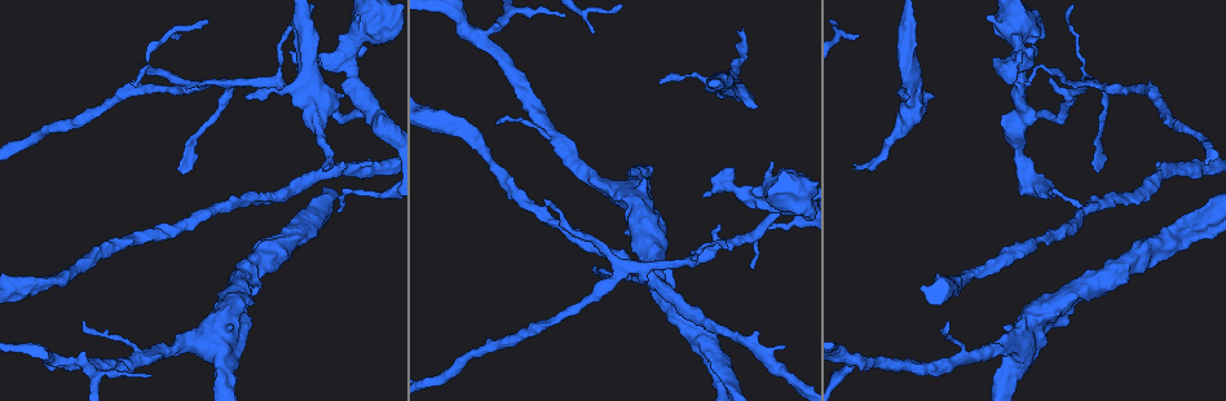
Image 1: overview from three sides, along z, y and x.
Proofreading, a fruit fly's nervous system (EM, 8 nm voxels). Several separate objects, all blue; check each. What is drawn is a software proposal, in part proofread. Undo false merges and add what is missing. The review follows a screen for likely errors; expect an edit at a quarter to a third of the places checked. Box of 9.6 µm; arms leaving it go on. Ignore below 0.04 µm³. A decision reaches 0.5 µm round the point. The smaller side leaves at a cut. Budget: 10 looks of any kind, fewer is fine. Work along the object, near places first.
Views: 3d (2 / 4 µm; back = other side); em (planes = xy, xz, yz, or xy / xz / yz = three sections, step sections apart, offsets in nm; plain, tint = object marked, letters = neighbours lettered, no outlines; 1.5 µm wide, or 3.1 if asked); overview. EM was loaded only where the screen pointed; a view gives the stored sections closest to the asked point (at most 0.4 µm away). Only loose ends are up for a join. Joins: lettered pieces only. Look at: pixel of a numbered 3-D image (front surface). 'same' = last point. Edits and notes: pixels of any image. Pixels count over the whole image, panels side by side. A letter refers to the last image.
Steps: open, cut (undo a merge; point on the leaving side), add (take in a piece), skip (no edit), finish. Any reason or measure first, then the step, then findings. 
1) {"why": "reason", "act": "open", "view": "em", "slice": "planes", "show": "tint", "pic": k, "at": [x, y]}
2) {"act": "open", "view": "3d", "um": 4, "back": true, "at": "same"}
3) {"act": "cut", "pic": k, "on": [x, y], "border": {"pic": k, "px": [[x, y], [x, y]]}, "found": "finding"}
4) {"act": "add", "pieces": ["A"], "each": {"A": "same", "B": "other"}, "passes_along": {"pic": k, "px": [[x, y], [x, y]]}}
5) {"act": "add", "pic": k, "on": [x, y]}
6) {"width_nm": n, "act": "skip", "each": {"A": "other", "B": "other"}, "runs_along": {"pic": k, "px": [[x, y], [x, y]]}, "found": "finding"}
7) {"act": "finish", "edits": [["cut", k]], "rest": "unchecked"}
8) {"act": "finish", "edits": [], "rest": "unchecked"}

{"why": "tapers out", "act": "open", "view": "3d", "um": 2, "back": true, "pic": 1, "at": [1026, 84]}

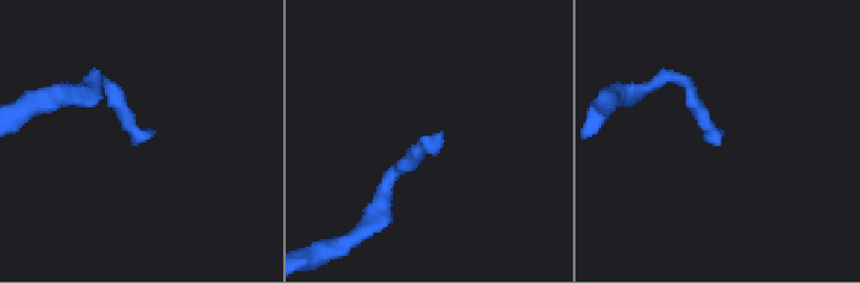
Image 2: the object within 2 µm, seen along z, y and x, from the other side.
{"act": "open", "view": "em", "slice": "yz", "step": 4, "show": "tint", "pic": 2, "at": [726, 131]}

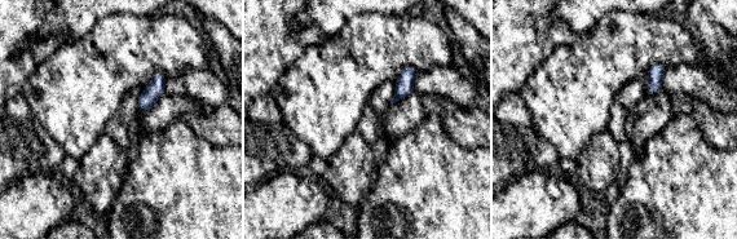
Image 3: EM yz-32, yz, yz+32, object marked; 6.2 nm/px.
{"act": "open", "view": "em", "slice": "planes", "show": "letters", "at": "same"}

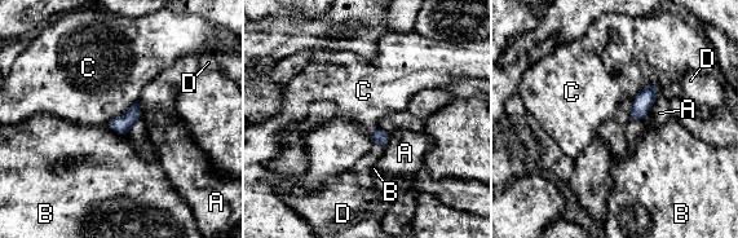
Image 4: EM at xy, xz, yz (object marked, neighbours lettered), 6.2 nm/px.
{"act": "skip", "each": {"A": "other", "B": "other", "C": "other", "D": "other"}, "border": {"pic": 4, "px": [[137, 98], [124, 114], [105, 124]]}, "found": "none of them fits"}

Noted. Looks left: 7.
{"why": "tapers out", "act": "open", "view": "em", "slice": "planes", "show": "letters", "pic": 1, "at": [907, 98]}

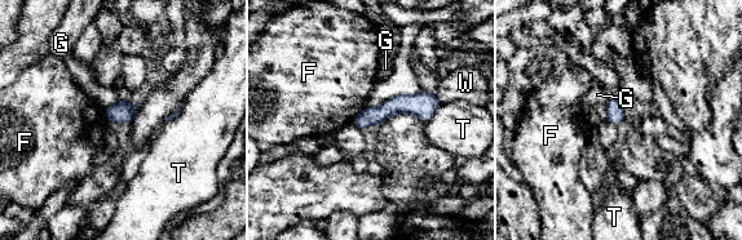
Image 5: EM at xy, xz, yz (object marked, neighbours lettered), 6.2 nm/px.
{"longest_contact_nm": ["T", 160], "act": "skip", "each": {"F": "other", "G": "other", "T": "other", "W": "other"}, "runs_along": {"pic": 5, "px": [[434, 101], [394, 105], [356, 121]]}, "found": "none of them fits"}

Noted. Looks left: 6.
{"why": "branch stops here", "act": "open", "view": "3d", "um": 4, "pic": 1, "at": [1020, 53]}

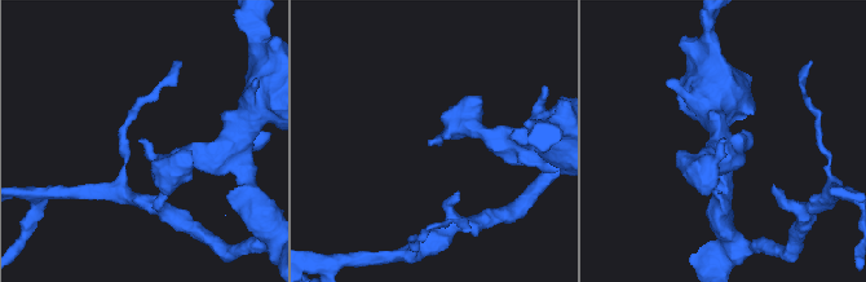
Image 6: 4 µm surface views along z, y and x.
{"why": "now the EM", "act": "open", "view": "em", "slice": "yz", "step": 4, "show": "plain", "pic": 6, "at": [428, 142]}

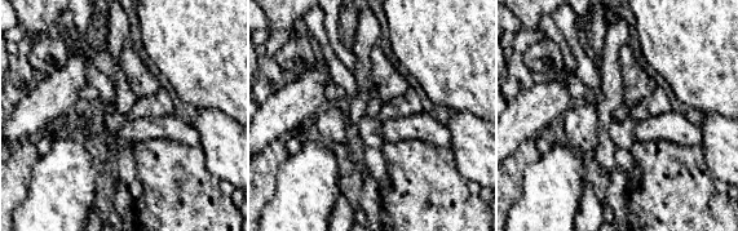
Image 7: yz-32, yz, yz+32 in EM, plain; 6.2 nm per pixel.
{"why": "see the neighbours", "act": "open", "view": "em", "slice": "yz", "step": 4, "show": "letters", "at": "same"}

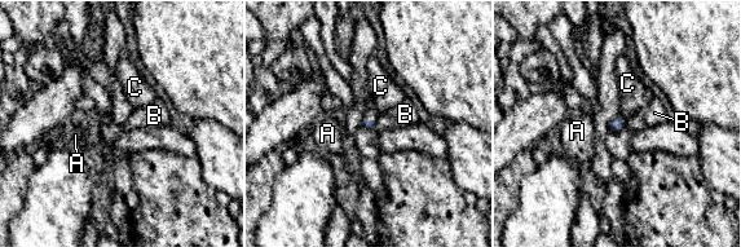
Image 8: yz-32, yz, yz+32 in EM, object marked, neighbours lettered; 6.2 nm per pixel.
{"longest_contact_nm": ["C", 60], "act": "skip", "each": {"A": "other", "B": "other", "C": "other"}, "border": {"pic": 8, "px": [[623, 122], [625, 127]]}, "found": "no lettered piece goes on from it"}

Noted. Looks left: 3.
{"why": "three-way junction", "act": "open", "view": "3d", "um": 4, "pic": 1, "at": [72, 365]}

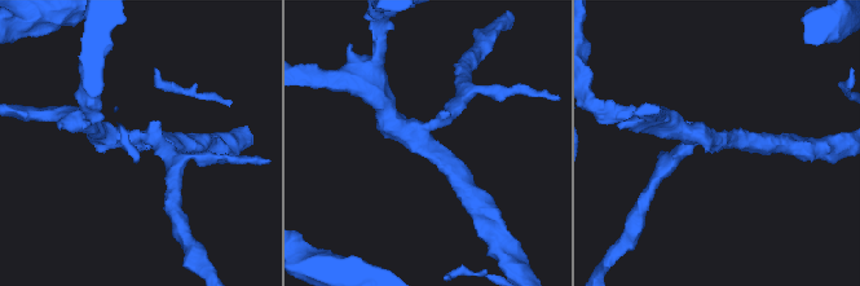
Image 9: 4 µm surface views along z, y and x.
{"arms": 3, "arm_widths_nm": [220, 260, 280], "act": "open", "view": "em", "slice": "xz", "step": 4, "show": "tint", "pic": 9, "at": [422, 143]}

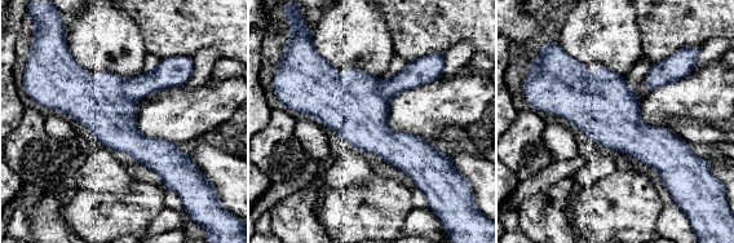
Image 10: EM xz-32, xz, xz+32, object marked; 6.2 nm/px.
{"act": "open", "view": "em", "slice": "planes", "show": "letters", "at": "same"}

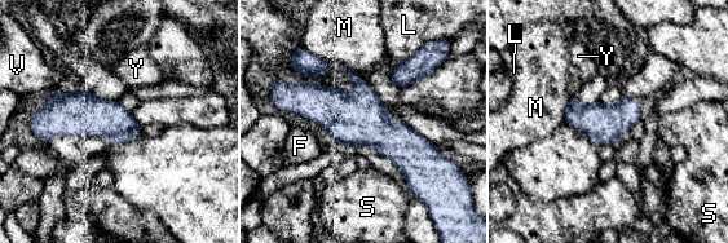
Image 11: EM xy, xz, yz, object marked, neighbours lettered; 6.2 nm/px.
{"longest_contact_nm": ["M", 160], "act": "cut", "pic": 11, "on": [576, 104], "each": {"F": "other", "L": "other", "M": "other", "S": "other", "V": "other", "Y": "other"}, "border": {"pic": 11, "px": [[569, 105], [574, 109], [583, 106]]}, "found": "a second neuron is stuck on"}

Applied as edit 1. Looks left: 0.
{"act": "finish", "edits": [["cut", 11]], "rest": "unchecked"}

